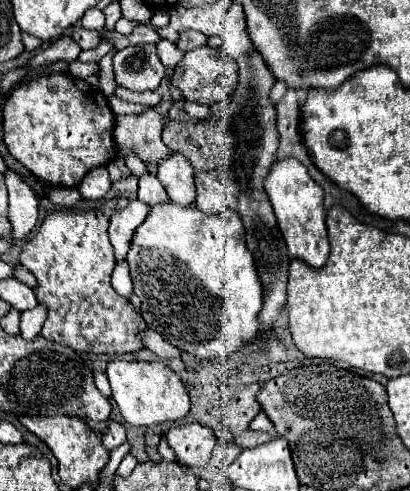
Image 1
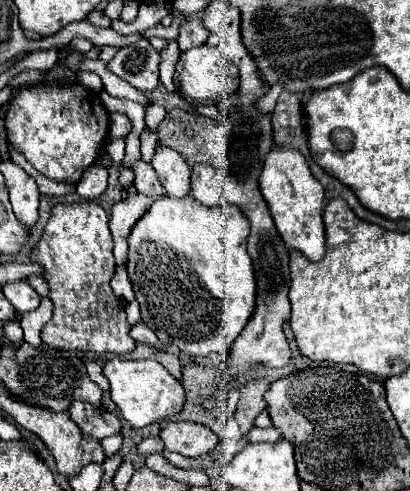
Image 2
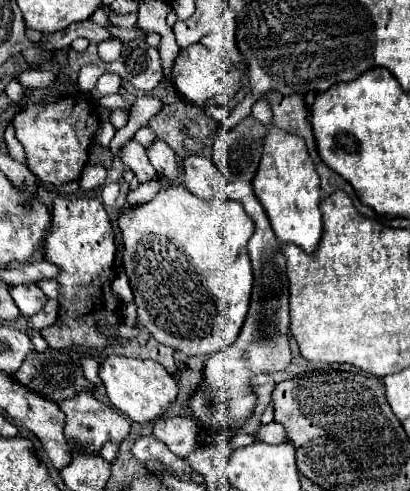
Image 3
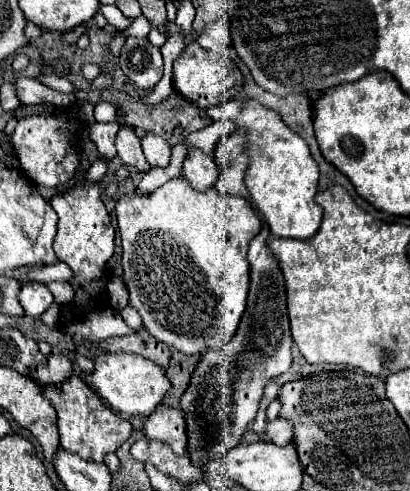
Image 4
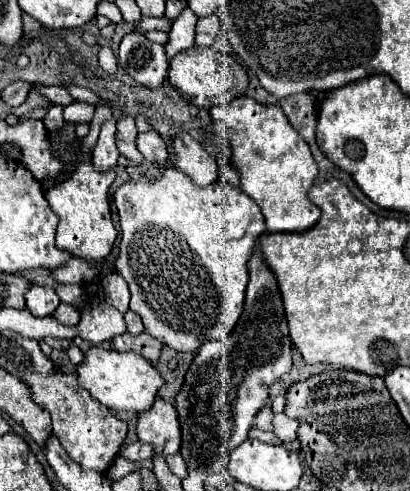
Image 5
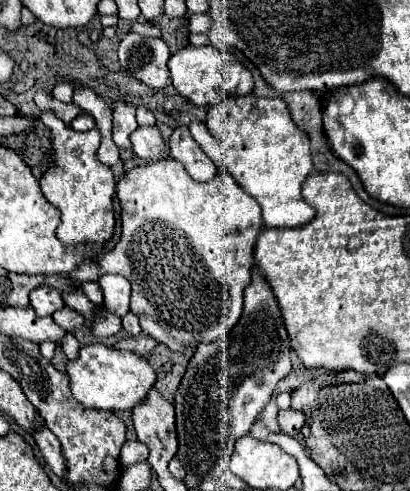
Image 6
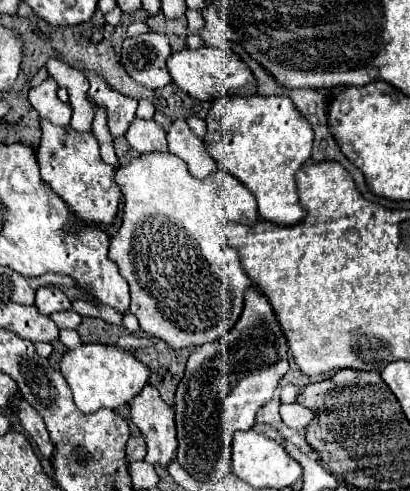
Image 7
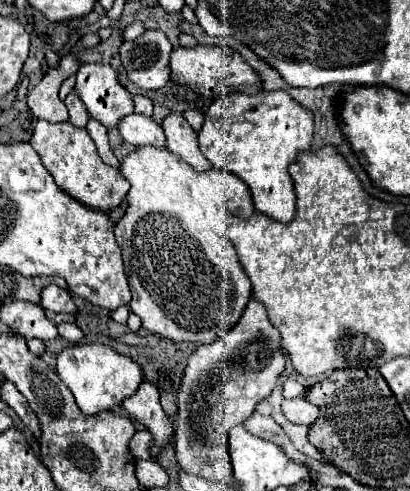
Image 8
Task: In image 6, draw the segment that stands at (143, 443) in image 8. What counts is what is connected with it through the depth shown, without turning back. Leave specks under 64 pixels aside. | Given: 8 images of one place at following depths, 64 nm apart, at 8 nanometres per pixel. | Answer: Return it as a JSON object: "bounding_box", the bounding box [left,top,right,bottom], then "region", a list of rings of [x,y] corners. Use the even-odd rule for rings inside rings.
{"bounding_box":[120,440,148,466],"region":[[[138,440],[126,442],[122,452],[120,452],[120,462],[124,466],[136,464],[136,462],[146,462],[146,458],[148,458],[148,448],[142,442],[138,442]]]}

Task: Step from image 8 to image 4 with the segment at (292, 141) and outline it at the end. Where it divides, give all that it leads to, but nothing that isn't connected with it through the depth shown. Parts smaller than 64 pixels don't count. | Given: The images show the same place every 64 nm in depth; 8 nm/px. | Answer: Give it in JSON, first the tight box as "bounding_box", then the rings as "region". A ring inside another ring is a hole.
{"bounding_box":[206,100,322,240],"region":[[[232,100],[226,104],[212,106],[206,112],[212,120],[230,118],[236,122],[236,128],[246,128],[246,134],[248,134],[248,150],[246,152],[250,156],[250,168],[246,172],[246,188],[250,192],[250,198],[254,200],[254,204],[258,206],[258,210],[266,218],[272,236],[310,240],[320,228],[322,208],[314,200],[314,196],[318,192],[318,168],[316,168],[316,162],[312,160],[308,144],[298,134],[294,134],[288,126],[280,124],[280,116],[276,116],[276,112],[272,112],[270,108],[264,108],[262,104],[258,104],[254,100],[242,100],[242,102]]]}

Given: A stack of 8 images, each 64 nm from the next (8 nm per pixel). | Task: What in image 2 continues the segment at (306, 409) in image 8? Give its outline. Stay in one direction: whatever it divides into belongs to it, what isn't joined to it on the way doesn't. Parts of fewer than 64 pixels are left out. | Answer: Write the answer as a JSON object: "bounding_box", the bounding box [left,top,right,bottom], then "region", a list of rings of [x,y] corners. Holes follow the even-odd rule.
{"bounding_box":[244,428,280,442],"region":[[[252,428],[250,432],[244,434],[244,438],[248,442],[276,442],[280,440],[280,432],[276,432],[276,428]]]}

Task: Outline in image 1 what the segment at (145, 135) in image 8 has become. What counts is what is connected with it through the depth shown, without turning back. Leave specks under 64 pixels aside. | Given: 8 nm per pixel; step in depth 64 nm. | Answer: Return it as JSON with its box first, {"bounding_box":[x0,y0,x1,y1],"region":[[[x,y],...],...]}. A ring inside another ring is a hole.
{"bounding_box":[158,154,196,206],"region":[[[172,154],[164,162],[158,164],[158,178],[166,188],[172,202],[180,206],[190,206],[196,200],[196,186],[194,186],[194,168],[192,164],[180,156]]]}

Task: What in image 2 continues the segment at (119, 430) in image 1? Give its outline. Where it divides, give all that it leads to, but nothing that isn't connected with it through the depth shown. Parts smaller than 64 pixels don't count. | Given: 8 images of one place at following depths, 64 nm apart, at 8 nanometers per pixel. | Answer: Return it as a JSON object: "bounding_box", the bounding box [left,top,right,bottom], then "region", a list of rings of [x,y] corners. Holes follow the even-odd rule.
{"bounding_box":[102,432,122,456],"region":[[[118,432],[118,434],[112,434],[112,436],[108,436],[108,438],[102,440],[102,448],[104,448],[106,456],[116,454],[116,452],[120,450],[120,446],[122,446],[122,434],[120,434],[120,432]]]}

